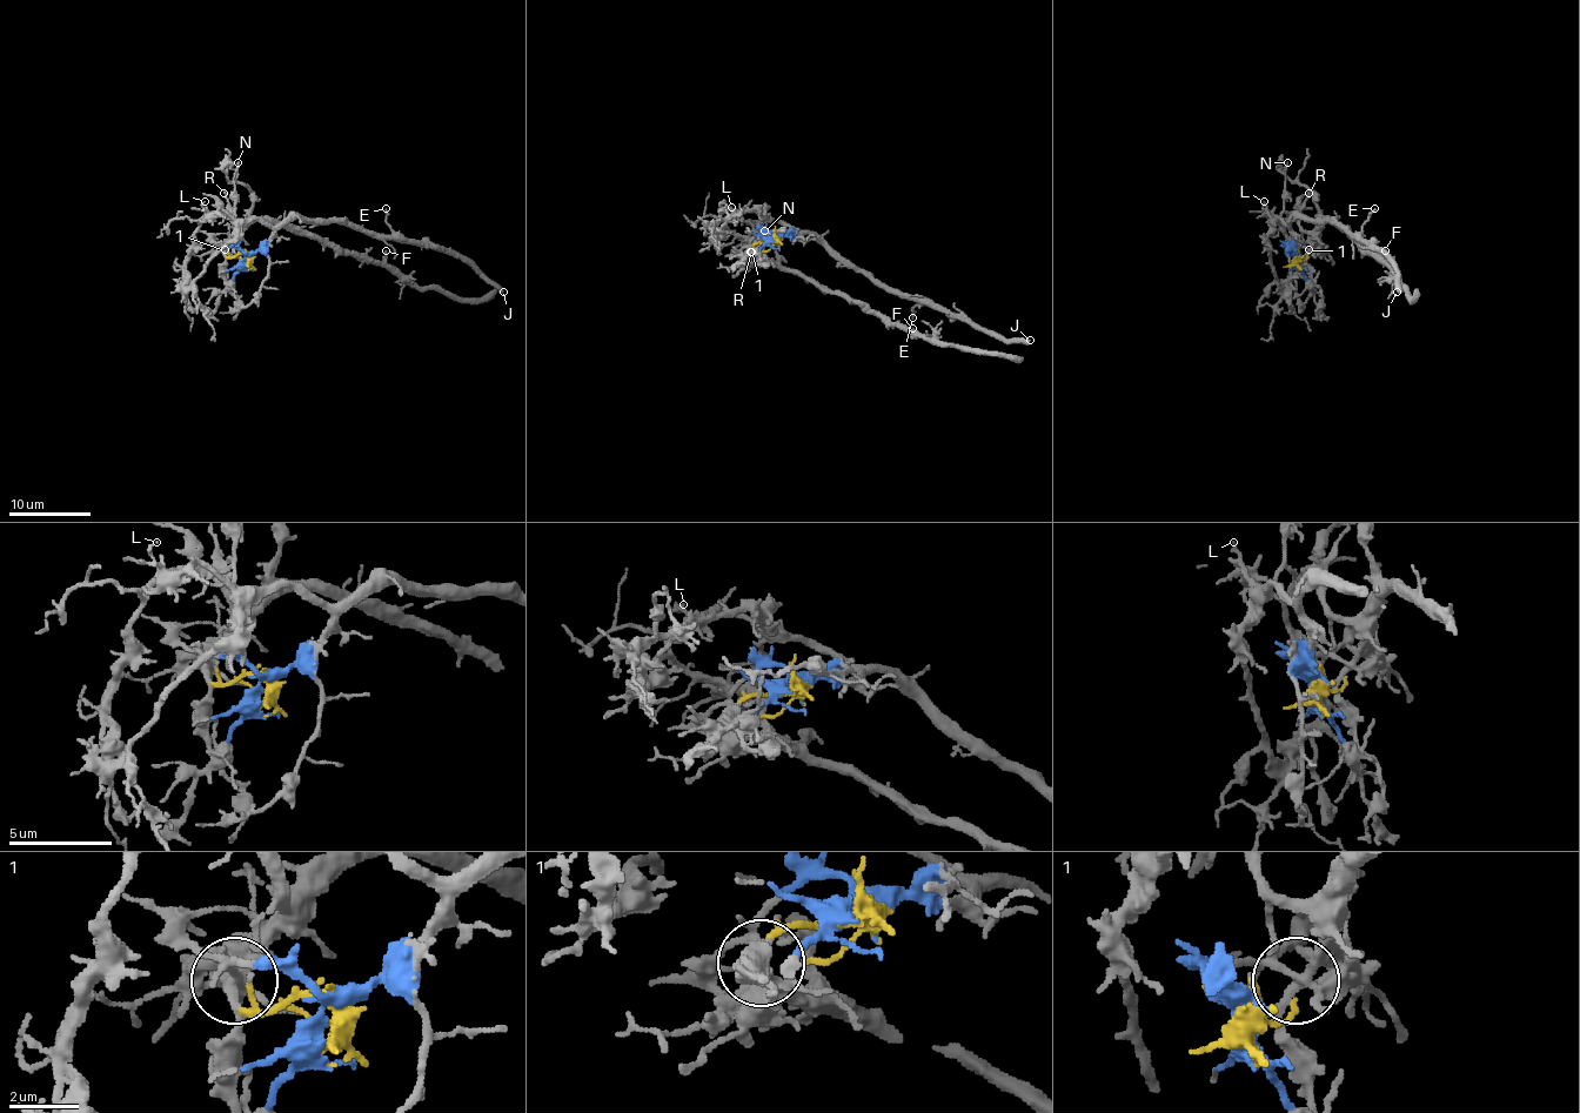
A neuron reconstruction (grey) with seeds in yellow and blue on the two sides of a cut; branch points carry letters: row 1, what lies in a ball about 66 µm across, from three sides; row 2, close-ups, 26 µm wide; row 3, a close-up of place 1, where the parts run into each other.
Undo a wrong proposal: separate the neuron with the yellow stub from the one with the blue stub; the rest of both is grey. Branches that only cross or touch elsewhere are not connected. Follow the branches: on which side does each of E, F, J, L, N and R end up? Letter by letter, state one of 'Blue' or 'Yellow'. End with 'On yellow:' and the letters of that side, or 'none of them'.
E: Blue
F: Yellow
J: Blue
L: Blue
N: Blue
R: Yellow
On yellow: F, R

